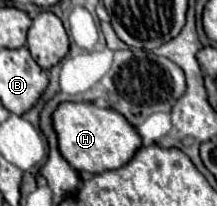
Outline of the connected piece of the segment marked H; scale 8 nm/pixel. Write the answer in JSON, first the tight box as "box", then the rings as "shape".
{"box":[54,103,142,175],"shape":[[[62,103],[54,113],[54,129],[58,133],[62,157],[76,171],[92,175],[124,167],[142,147],[138,131],[128,123],[124,115],[114,109],[102,109],[94,103]]]}

